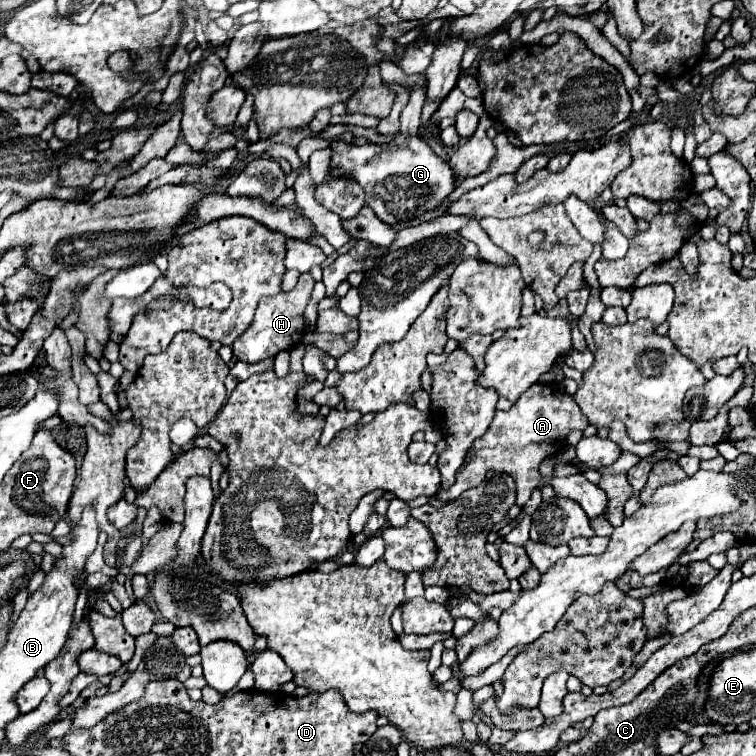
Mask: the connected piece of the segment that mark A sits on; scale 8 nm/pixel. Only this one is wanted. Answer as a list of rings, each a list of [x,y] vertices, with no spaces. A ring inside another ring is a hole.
[[[535,383],[535,385],[531,385],[531,389],[527,389],[527,393],[523,393],[519,397],[519,401],[511,407],[511,411],[495,413],[493,423],[489,425],[485,435],[479,437],[475,441],[475,447],[467,453],[465,465],[459,467],[455,483],[449,487],[441,487],[435,495],[435,499],[453,501],[463,491],[477,487],[485,479],[487,471],[495,469],[495,471],[503,471],[503,473],[509,473],[515,477],[517,505],[523,507],[527,503],[527,499],[531,497],[531,493],[535,491],[535,487],[539,485],[541,461],[549,455],[555,455],[559,449],[563,449],[567,445],[565,437],[571,429],[583,431],[587,425],[589,425],[587,417],[583,417],[579,405],[575,403],[575,399],[571,395],[567,395],[559,387]]]

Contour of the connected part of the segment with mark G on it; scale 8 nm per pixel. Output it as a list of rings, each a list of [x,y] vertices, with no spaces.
[[[427,83],[413,85],[411,97],[407,107],[403,109],[403,121],[401,121],[401,135],[393,139],[391,145],[379,147],[379,145],[365,145],[365,147],[353,147],[344,141],[334,141],[333,159],[331,165],[339,167],[341,173],[351,173],[359,185],[363,185],[367,193],[367,205],[375,211],[375,215],[389,225],[405,225],[415,221],[427,211],[435,211],[443,199],[453,193],[455,189],[455,175],[453,169],[441,157],[437,157],[419,137],[419,117],[425,103],[425,89]]]

